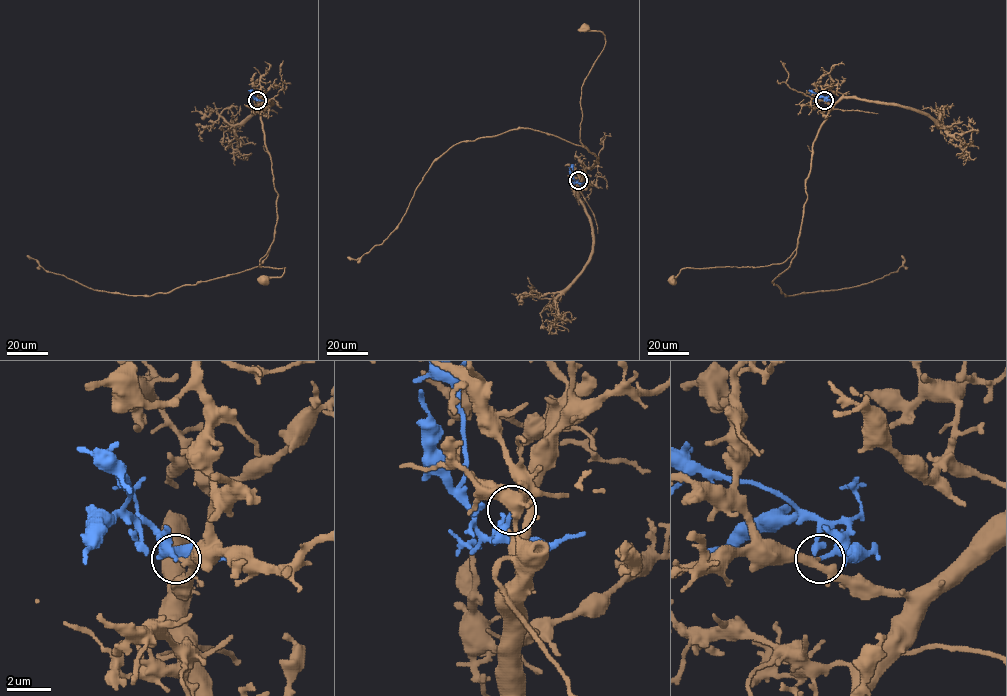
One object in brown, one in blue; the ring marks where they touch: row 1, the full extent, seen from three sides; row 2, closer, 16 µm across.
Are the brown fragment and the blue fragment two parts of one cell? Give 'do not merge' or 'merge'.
merge

